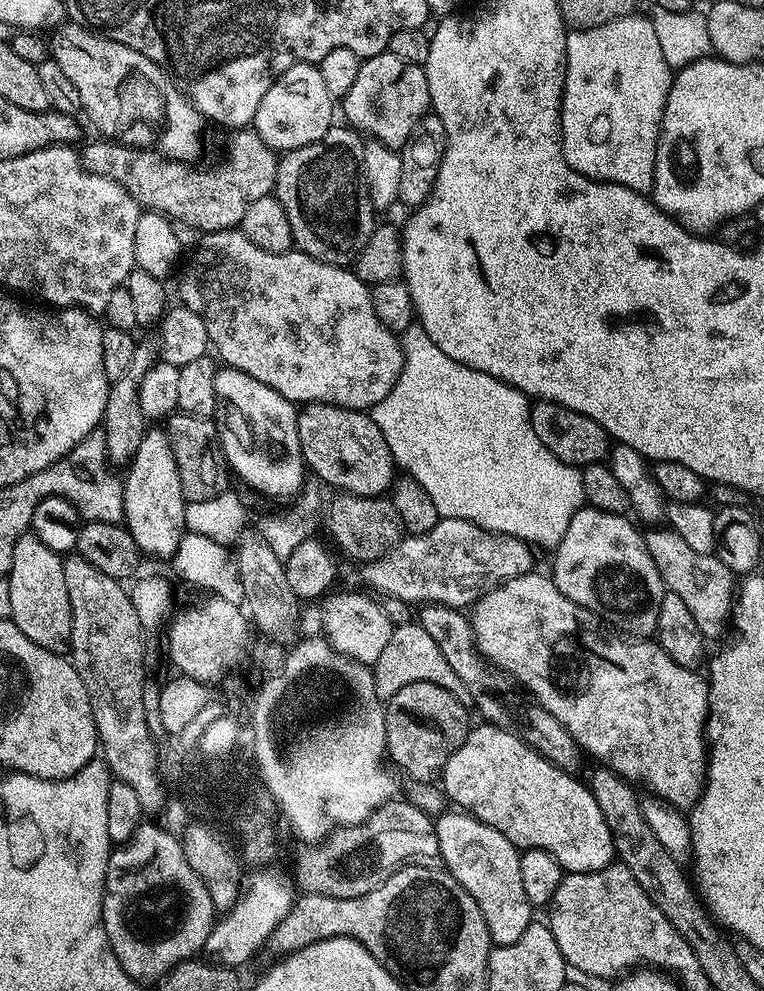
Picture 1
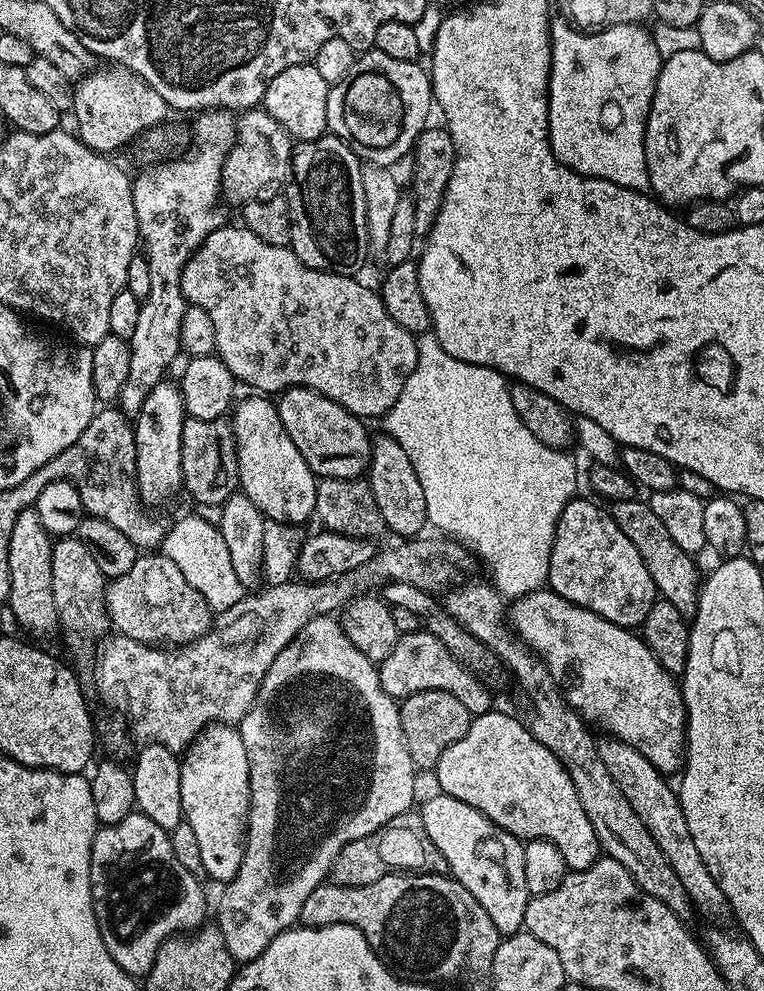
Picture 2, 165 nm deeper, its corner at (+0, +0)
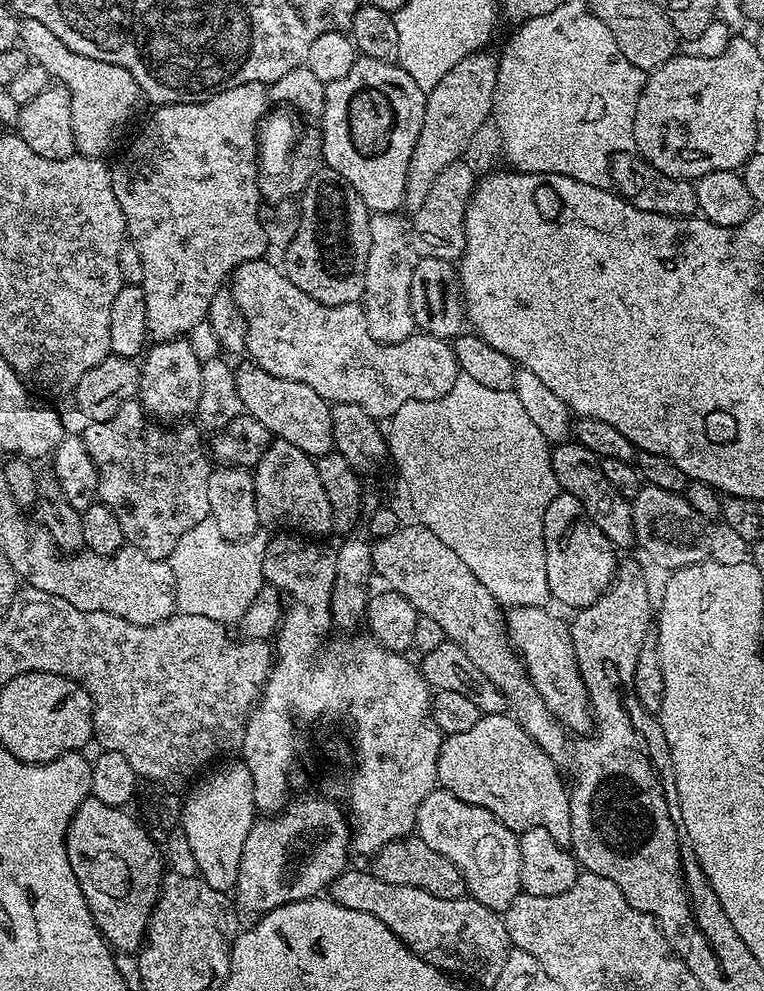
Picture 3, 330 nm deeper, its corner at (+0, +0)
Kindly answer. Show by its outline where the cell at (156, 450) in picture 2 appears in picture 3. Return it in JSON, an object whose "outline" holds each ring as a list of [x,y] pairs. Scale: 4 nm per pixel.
{"outline":[[[188,338],[152,344],[143,353],[140,365],[140,405],[160,422],[180,422],[191,417],[202,395],[202,363]]]}

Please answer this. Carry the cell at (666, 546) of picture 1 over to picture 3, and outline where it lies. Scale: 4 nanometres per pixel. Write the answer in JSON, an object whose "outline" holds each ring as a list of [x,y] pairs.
{"outline":[[[575,442],[555,445],[552,448],[552,469],[557,489],[566,494],[574,494],[574,498],[582,502],[590,522],[594,522],[594,526],[598,526],[598,530],[606,534],[613,548],[623,550],[636,544],[632,521],[632,501],[622,498],[622,494],[618,494],[618,490],[614,490],[610,482],[606,482],[598,457],[590,454],[586,446]]]}

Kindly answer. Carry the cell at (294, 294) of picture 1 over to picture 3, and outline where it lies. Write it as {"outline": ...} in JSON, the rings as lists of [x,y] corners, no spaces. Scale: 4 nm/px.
{"outline":[[[268,258],[239,264],[230,277],[230,291],[238,310],[246,318],[246,356],[274,378],[290,378],[310,386],[329,405],[362,406],[378,422],[387,421],[406,402],[442,398],[454,386],[460,367],[451,343],[417,331],[397,344],[383,344],[370,334],[366,314],[360,304],[328,306],[298,290],[294,282]]]}

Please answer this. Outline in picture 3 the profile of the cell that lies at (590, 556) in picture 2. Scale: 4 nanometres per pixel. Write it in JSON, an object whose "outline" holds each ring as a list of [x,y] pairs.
{"outline":[[[560,492],[546,506],[544,519],[544,549],[546,550],[546,582],[553,601],[571,610],[590,606],[612,584],[618,571],[617,549],[590,522],[582,502],[574,494]]]}

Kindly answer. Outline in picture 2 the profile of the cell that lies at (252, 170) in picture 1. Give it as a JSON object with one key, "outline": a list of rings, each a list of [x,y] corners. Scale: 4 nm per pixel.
{"outline":[[[263,108],[245,109],[238,117],[236,124],[237,141],[224,159],[223,178],[221,180],[221,197],[228,205],[243,207],[250,201],[269,200],[281,195],[285,186],[291,181],[292,153],[294,141],[292,136],[280,122],[276,122]]]}

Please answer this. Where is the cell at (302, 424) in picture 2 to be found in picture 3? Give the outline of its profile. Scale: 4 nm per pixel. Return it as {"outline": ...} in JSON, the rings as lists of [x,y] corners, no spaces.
{"outline":[[[244,362],[236,368],[236,381],[244,412],[258,418],[275,439],[290,442],[290,446],[298,446],[298,450],[313,458],[333,451],[336,439],[331,407],[327,400],[310,390],[310,386],[290,378],[274,378],[274,374],[266,374],[266,370],[251,362]]]}

